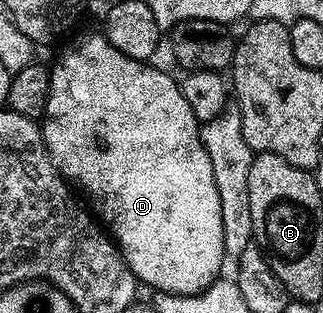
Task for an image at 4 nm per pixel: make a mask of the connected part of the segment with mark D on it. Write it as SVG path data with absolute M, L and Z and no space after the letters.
M99 31L73 42L51 69L51 90L47 92L47 112L41 121L43 142L47 144L51 162L58 167L64 178L76 186L79 184L95 200L94 212L98 220L109 230L110 236L119 247L124 263L127 264L127 269L134 275L136 282L143 284L144 281L149 288L159 293L172 293L175 297L194 297L196 293L208 289L222 274L219 272L223 269L225 250L221 227L221 197L217 195L217 182L213 179L213 163L209 163L209 155L205 151L203 140L199 137L200 118L196 117L193 107L189 107L189 99L185 99L179 81L159 69L154 69L153 66L154 64L138 61L117 51L117 47L113 47L113 43L109 43L109 39Z

